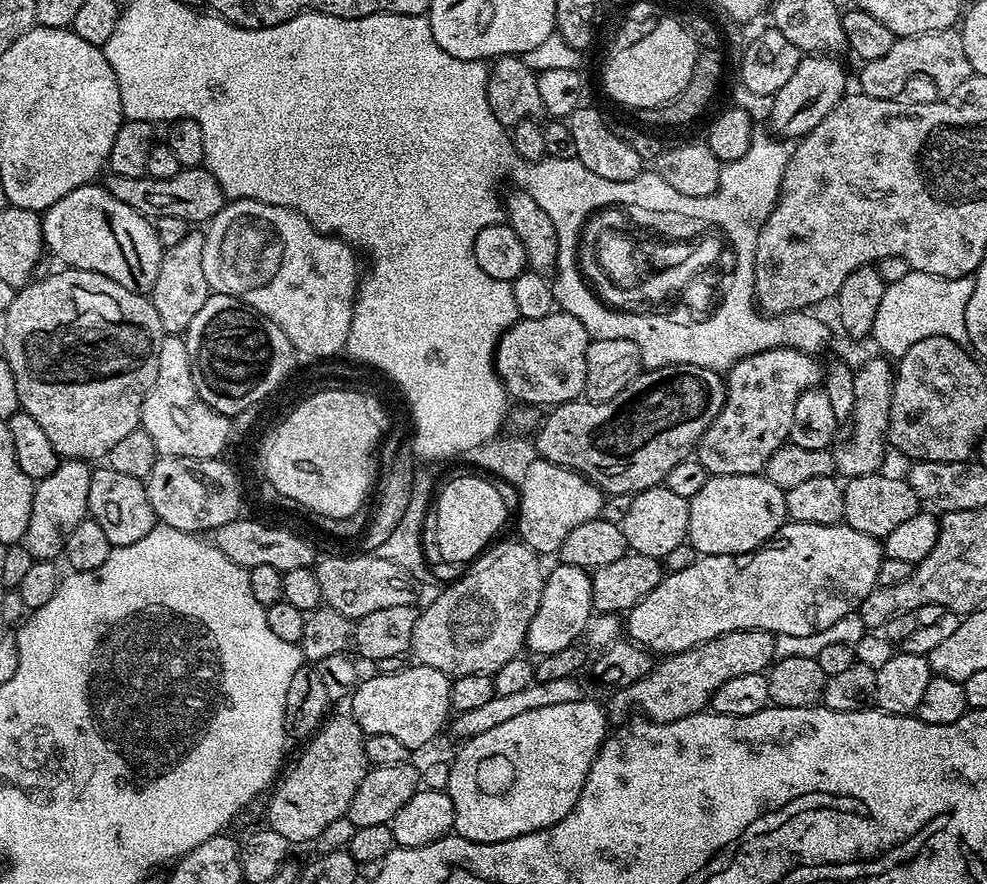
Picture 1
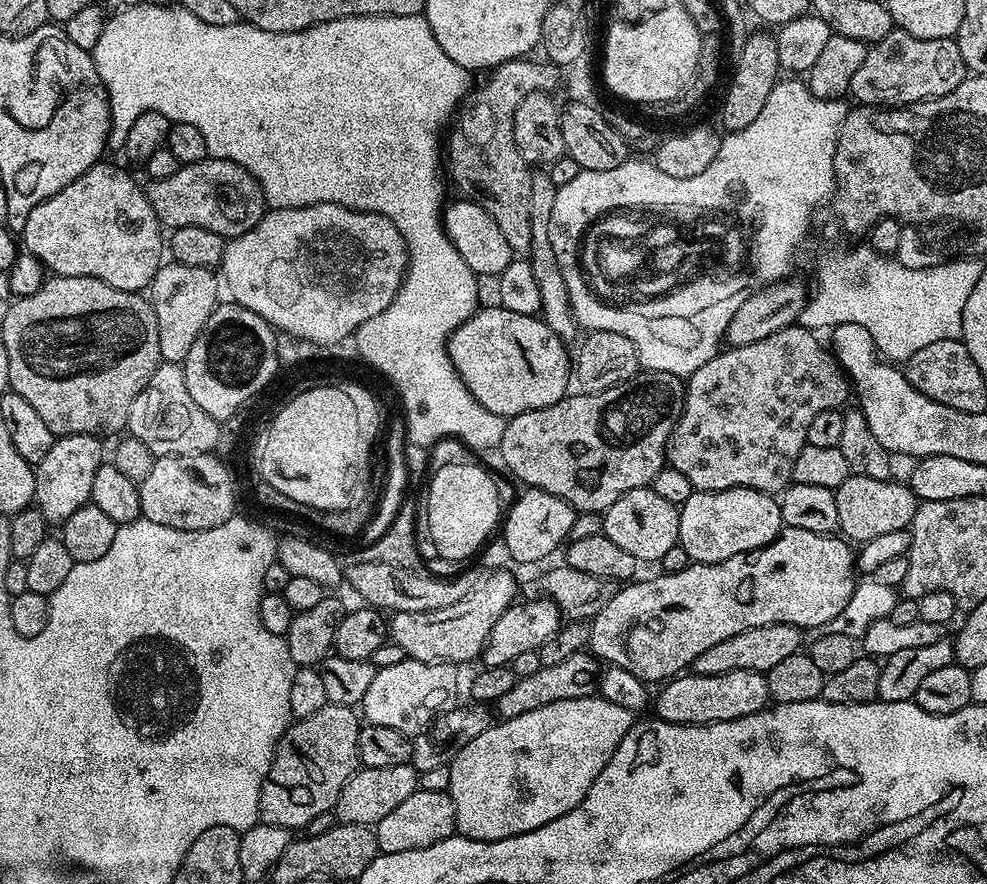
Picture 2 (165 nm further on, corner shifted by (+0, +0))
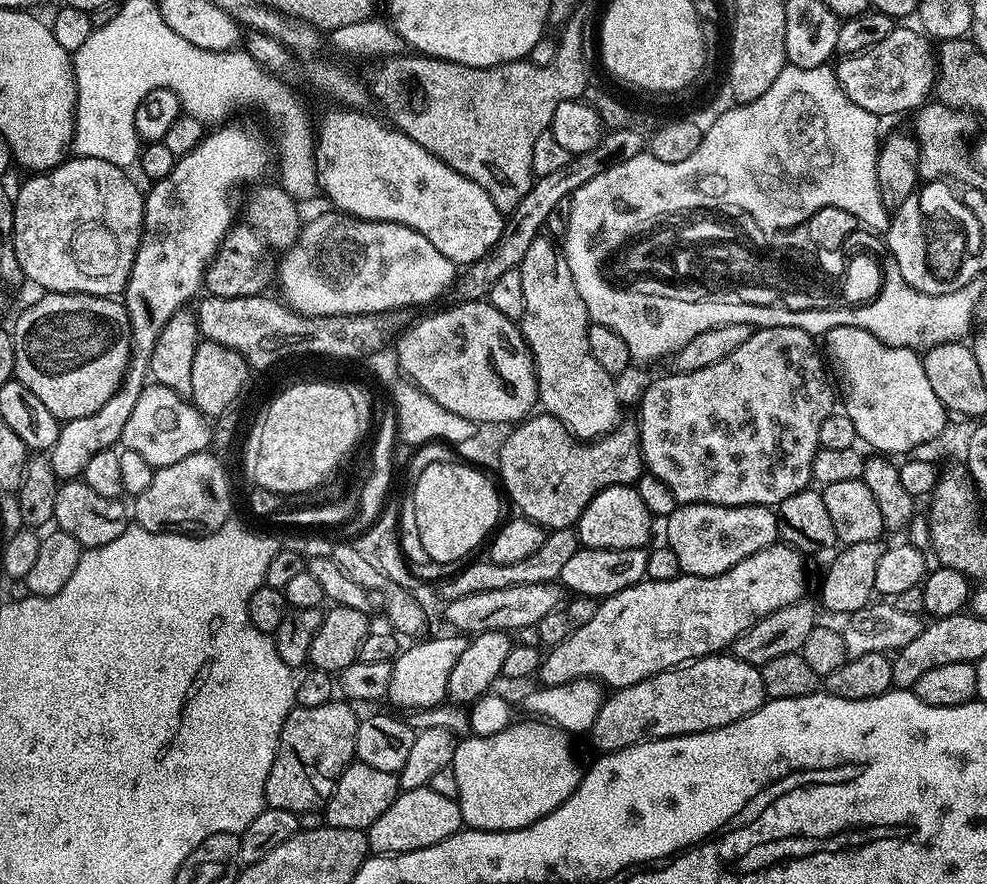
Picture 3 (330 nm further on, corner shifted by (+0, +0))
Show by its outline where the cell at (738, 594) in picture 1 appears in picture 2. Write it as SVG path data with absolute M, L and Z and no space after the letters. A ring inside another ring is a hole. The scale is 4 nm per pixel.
M781 527L775 540L771 540L765 548L758 548L754 552L734 554L734 558L726 558L717 564L692 562L689 563L686 570L659 574L660 576L654 577L653 580L637 579L635 582L625 583L623 586L617 587L614 598L610 598L610 602L606 602L604 609L590 621L588 648L597 660L607 662L611 667L626 670L630 674L634 674L634 678L645 682L651 682L651 680L667 682L681 675L685 669L691 666L698 658L698 654L703 654L704 651L710 650L710 646L714 646L726 638L734 638L734 634L742 634L742 630L750 630L758 626L770 626L771 624L789 624L801 630L820 627L824 623L829 623L832 618L837 618L838 614L842 614L844 607L850 600L852 591L858 583L858 572L854 567L854 552L853 549L850 550L848 547L850 547L849 541L836 534L823 536L822 534L814 534L810 530L794 530L793 528Z

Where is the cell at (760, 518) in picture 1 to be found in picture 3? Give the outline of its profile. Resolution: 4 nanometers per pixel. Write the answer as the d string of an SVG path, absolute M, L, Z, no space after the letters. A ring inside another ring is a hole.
M681 504L666 517L666 547L674 550L681 573L689 576L717 576L777 543L776 514L763 504L727 508L721 504Z

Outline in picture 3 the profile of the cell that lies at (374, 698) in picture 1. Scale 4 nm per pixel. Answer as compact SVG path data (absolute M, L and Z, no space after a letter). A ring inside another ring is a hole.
M451 634L452 636L436 636L433 640L421 639L403 649L399 656L392 661L390 686L387 699L393 700L400 708L419 710L421 708L435 708L445 703L450 682L450 670L454 670L454 662L462 658L462 650L466 650L469 637L464 634Z

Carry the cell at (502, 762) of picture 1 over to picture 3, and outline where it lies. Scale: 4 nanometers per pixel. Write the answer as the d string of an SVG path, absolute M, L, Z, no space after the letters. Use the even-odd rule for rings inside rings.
M543 719L521 720L521 724L509 723L507 728L496 734L471 735L457 743L450 767L454 770L454 778L458 778L456 800L460 805L464 824L469 828L477 828L483 832L509 832L525 828L562 806L562 802L566 802L566 798L570 798L580 784L582 764L580 768L572 753L573 737Z

